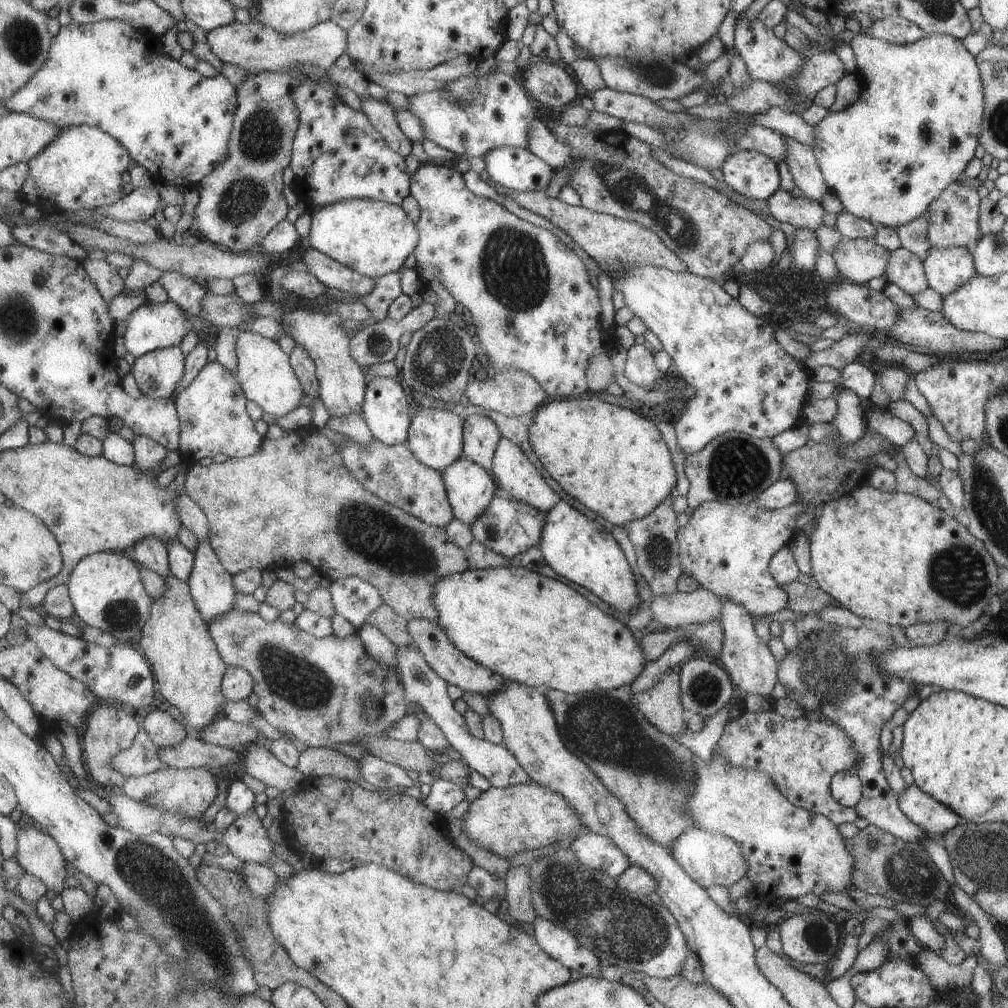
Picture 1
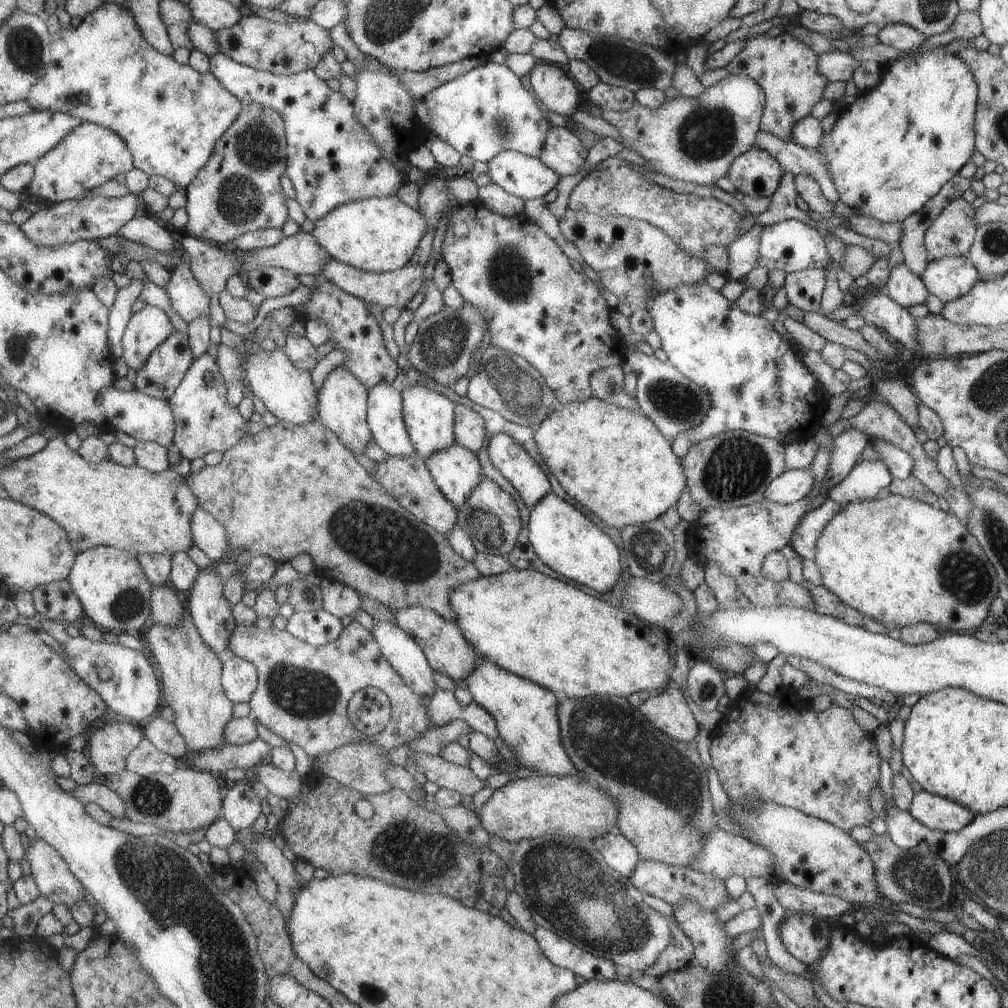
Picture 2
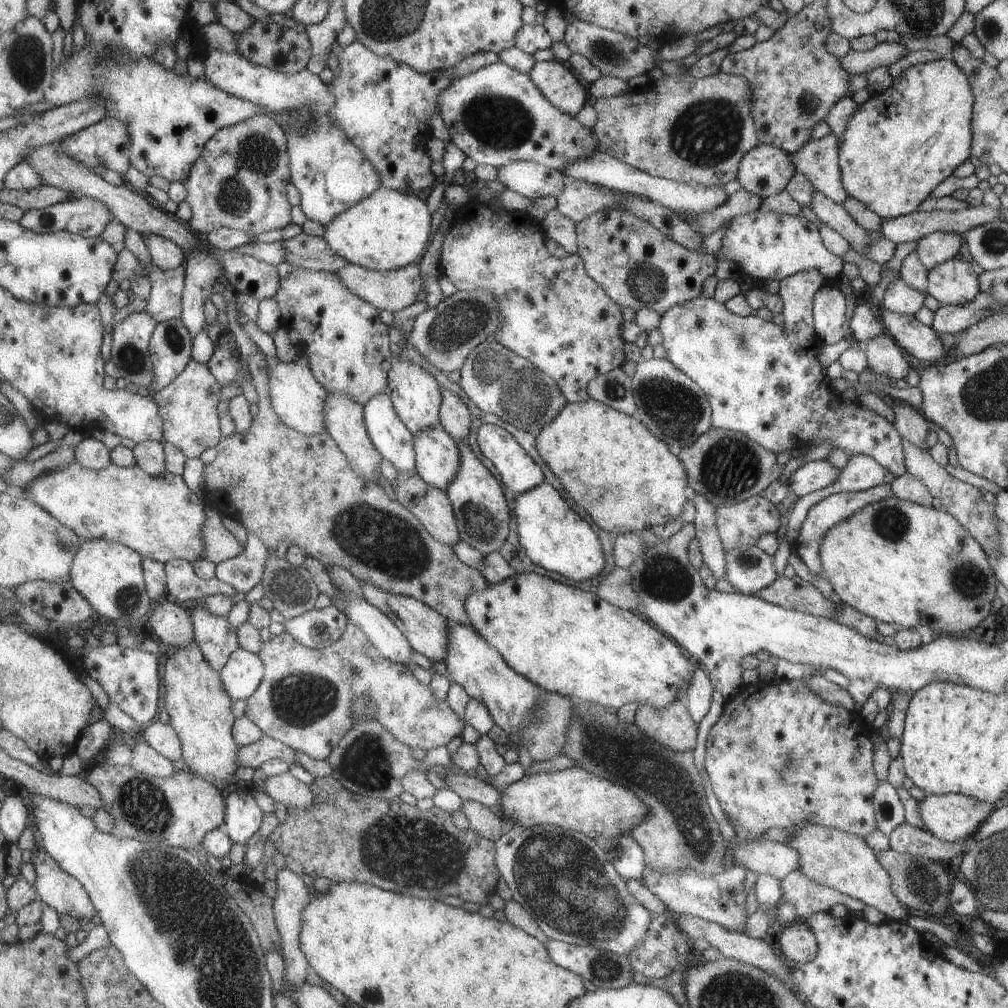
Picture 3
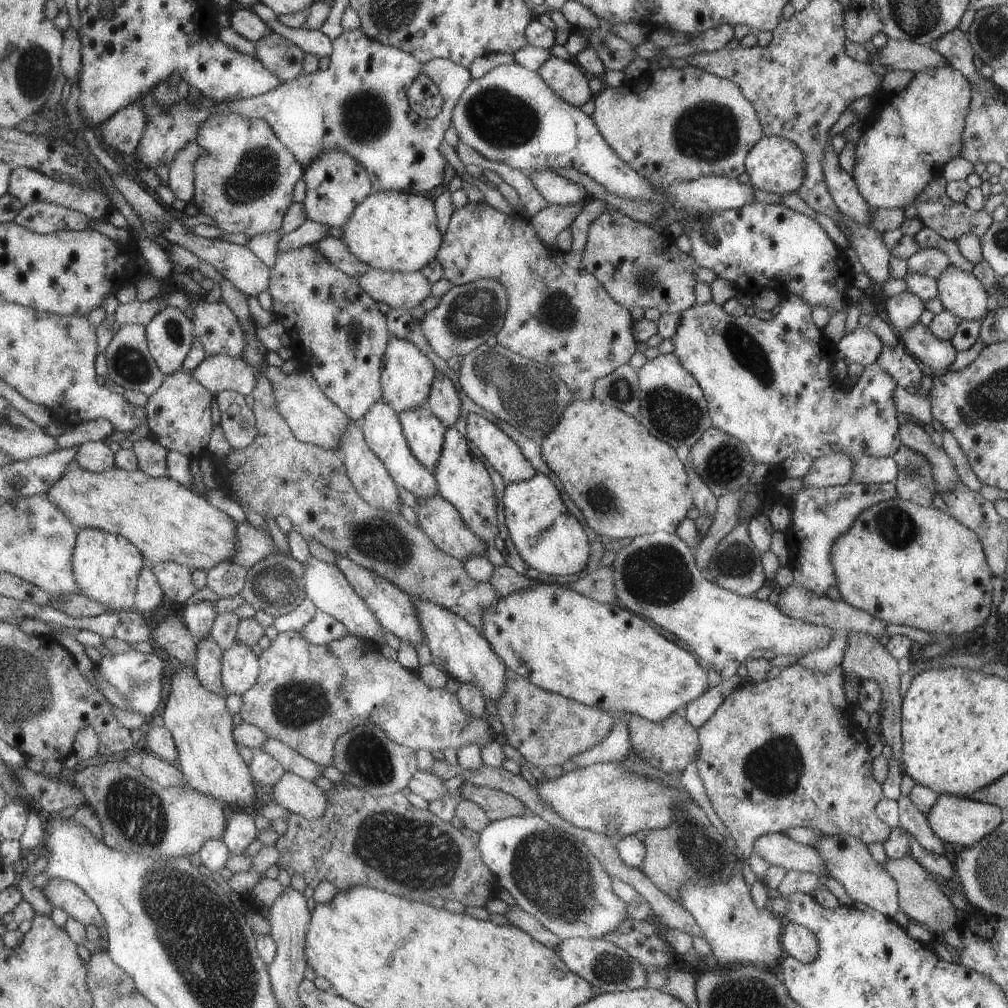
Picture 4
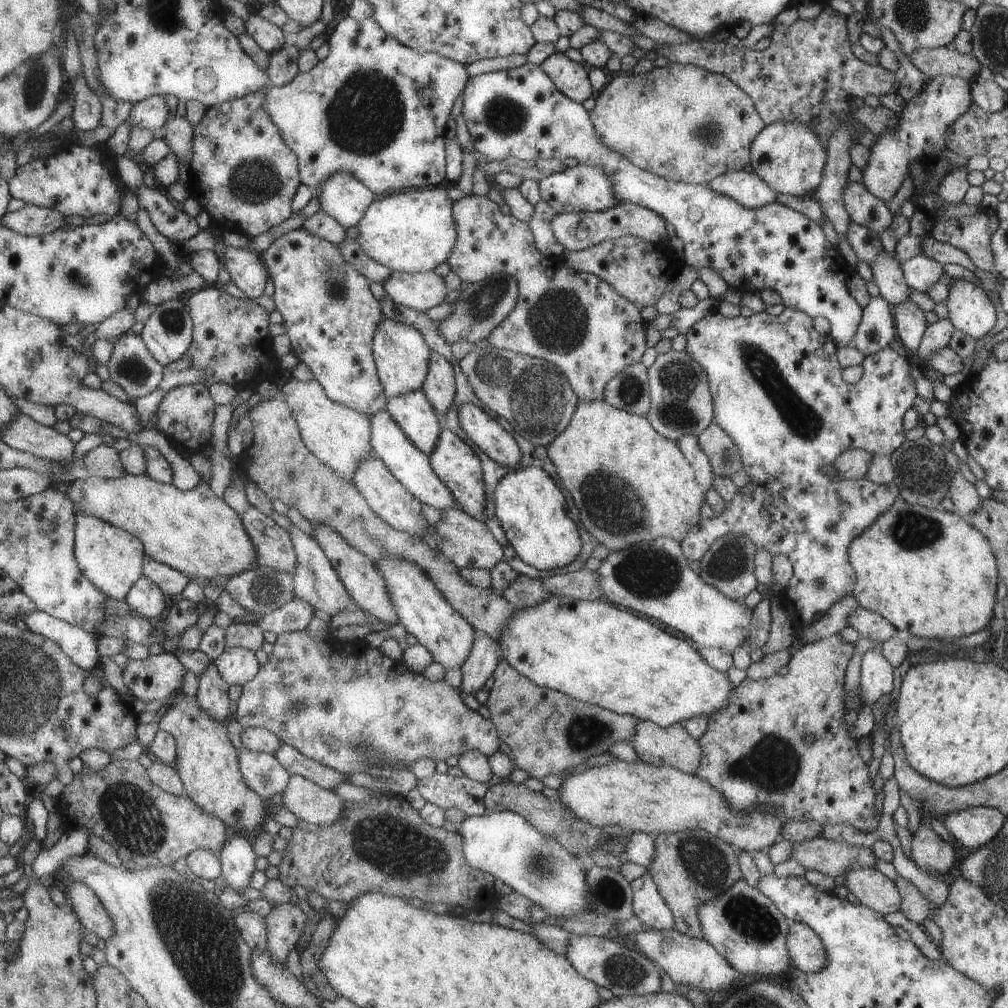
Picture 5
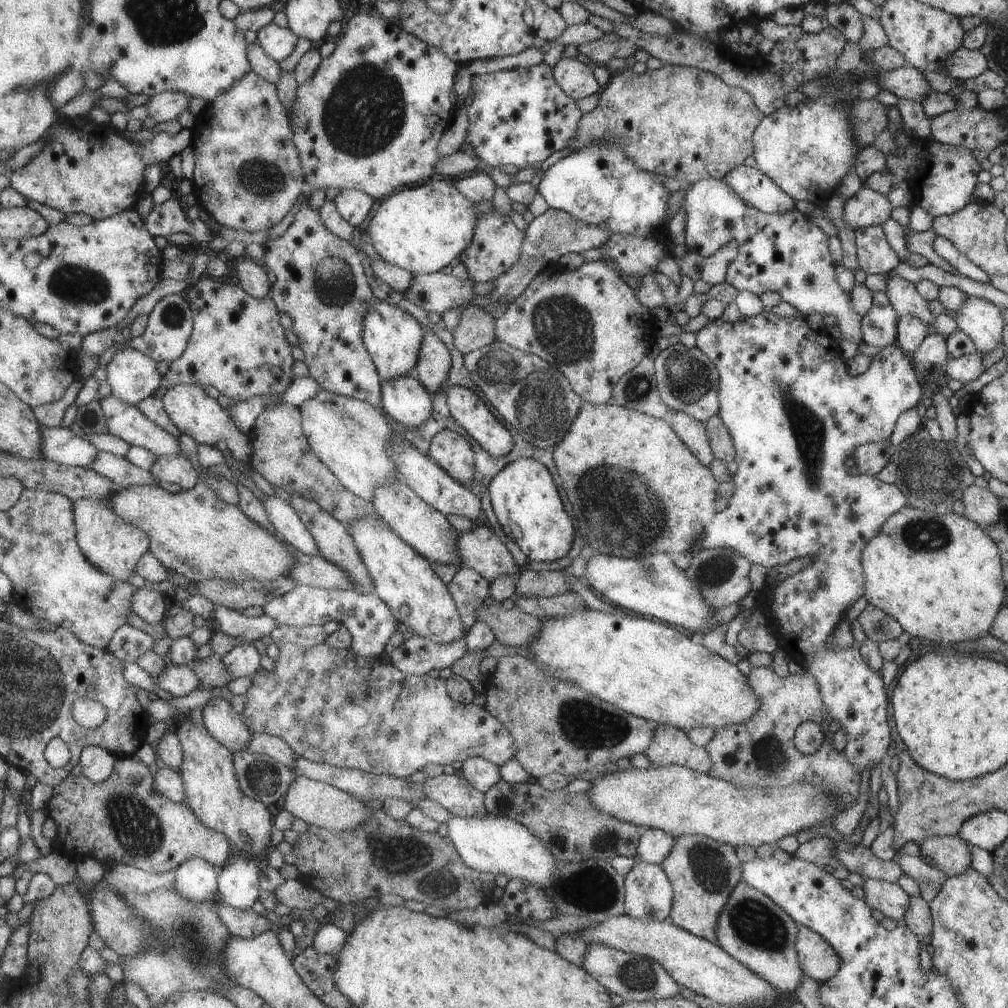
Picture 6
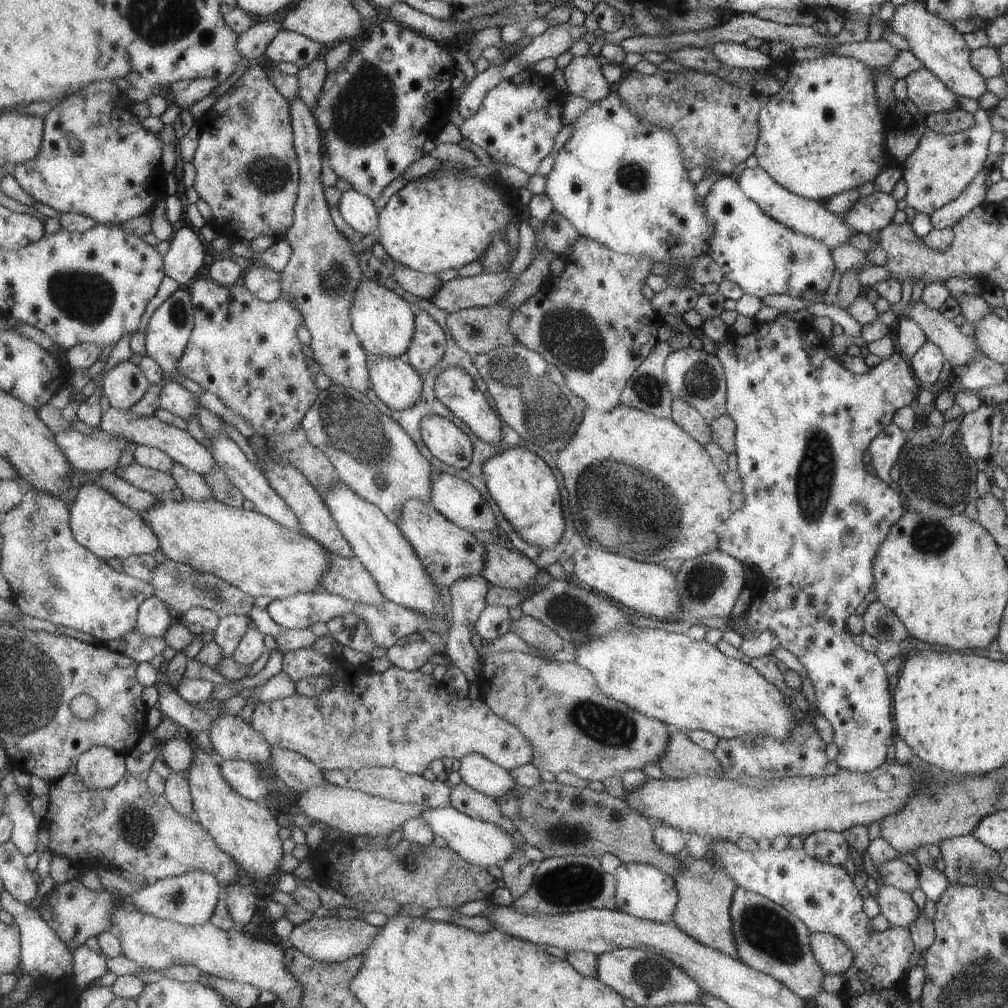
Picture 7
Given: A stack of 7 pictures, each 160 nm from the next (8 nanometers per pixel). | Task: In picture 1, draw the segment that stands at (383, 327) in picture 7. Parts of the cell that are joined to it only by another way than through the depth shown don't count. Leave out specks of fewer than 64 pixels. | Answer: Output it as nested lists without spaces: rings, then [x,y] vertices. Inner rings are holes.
[[[412,407],[405,444],[421,464],[442,473],[444,468],[463,456],[462,422],[463,419],[451,411]]]

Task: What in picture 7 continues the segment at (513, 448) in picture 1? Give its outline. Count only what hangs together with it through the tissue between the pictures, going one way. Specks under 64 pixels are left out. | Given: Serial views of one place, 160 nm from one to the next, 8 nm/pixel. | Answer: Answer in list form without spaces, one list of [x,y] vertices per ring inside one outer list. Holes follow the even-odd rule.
[[[447,367],[434,380],[434,395],[450,410],[453,416],[464,422],[482,443],[496,445],[502,437],[502,421],[487,403],[487,398],[477,390],[473,379],[459,367]]]

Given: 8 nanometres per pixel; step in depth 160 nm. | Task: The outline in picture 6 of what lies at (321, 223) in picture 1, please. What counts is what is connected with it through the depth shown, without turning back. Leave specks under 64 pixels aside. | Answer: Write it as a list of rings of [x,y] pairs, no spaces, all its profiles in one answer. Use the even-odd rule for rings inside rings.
[[[431,178],[420,185],[399,188],[391,193],[391,196],[377,202],[363,228],[368,229],[367,234],[371,239],[370,245],[385,262],[403,268],[412,275],[417,273],[431,274],[455,263],[456,256],[471,240],[475,219],[490,211],[491,208],[493,206],[490,201],[469,202],[467,198],[457,192],[450,181]]]

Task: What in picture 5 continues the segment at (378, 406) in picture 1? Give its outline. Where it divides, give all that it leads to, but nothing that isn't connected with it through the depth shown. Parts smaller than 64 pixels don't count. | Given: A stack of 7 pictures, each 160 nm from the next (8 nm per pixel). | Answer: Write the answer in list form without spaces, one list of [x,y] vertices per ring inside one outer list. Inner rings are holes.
[[[379,409],[374,415],[369,417],[370,435],[369,444],[372,453],[381,459],[385,468],[391,476],[411,494],[420,504],[426,504],[443,510],[455,507],[454,500],[439,477],[431,470],[430,460],[420,450],[417,450],[413,443],[403,434],[399,425],[391,418],[391,415],[383,409]]]

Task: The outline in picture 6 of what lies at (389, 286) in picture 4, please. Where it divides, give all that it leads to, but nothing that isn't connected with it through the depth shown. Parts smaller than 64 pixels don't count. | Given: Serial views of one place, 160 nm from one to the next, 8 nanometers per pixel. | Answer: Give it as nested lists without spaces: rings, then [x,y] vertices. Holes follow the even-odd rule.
[[[441,271],[427,274],[414,274],[404,297],[423,310],[441,315],[443,312],[466,304],[475,297],[471,279],[458,280]]]

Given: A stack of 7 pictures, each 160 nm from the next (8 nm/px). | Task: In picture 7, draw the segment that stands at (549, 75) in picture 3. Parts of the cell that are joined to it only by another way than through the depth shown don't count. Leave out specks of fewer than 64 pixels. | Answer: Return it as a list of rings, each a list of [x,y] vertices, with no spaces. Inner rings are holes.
[[[589,54],[572,57],[571,62],[562,68],[567,92],[581,96],[589,102],[597,102],[606,97],[612,90],[601,75],[599,57]]]

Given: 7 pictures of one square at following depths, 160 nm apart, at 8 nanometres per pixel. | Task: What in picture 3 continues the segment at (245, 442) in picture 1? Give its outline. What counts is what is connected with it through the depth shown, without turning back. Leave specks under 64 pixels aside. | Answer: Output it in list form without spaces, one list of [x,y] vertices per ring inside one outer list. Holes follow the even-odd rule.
[[[191,359],[186,371],[182,372],[174,383],[152,397],[159,403],[164,420],[163,442],[177,445],[189,459],[201,456],[209,448],[216,448],[223,440],[222,422],[218,411],[222,401],[221,385],[208,364]]]

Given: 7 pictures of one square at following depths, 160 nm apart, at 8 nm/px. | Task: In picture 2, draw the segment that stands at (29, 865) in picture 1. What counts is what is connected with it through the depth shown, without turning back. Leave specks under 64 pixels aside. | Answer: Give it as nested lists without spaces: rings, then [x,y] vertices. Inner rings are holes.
[[[36,837],[26,849],[27,860],[31,864],[31,874],[36,878],[40,891],[51,899],[54,904],[64,904],[71,909],[75,903],[85,899],[86,888],[70,869],[70,864],[63,858],[63,855],[51,846],[44,838]]]

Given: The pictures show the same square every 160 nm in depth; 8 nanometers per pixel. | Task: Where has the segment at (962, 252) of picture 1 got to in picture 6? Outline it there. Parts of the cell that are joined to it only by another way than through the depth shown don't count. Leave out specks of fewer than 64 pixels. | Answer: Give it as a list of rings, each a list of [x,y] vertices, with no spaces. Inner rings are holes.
[[[967,295],[954,310],[953,320],[956,328],[971,338],[977,352],[986,353],[1002,342],[1001,311],[985,299]]]

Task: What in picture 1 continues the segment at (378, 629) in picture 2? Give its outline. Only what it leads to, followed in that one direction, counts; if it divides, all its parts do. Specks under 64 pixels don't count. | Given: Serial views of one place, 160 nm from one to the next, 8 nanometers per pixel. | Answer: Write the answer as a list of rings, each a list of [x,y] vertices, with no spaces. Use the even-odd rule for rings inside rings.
[[[403,647],[396,648],[396,653],[398,669],[402,676],[400,683],[404,690],[405,702],[415,702],[431,717],[437,728],[445,735],[448,746],[459,752],[461,760],[468,768],[481,774],[485,780],[488,780],[491,787],[505,788],[531,781],[523,768],[519,766],[515,757],[503,744],[496,745],[485,738],[479,740],[469,732],[464,716],[453,709],[452,701],[445,692],[448,684],[441,680],[432,668],[429,668],[423,655],[418,650]]]

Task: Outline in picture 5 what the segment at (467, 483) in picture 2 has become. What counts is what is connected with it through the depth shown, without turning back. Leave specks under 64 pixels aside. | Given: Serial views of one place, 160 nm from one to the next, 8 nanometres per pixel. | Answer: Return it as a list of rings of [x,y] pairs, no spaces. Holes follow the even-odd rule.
[[[421,390],[388,398],[384,408],[417,450],[427,456],[433,452],[441,429],[439,415]]]

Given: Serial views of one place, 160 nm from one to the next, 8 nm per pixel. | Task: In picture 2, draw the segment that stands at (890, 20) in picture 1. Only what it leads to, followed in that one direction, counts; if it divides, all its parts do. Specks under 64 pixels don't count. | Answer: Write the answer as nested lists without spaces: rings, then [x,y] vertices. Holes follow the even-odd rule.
[[[888,24],[876,34],[879,43],[900,51],[917,51],[925,41],[925,36],[908,24]]]

